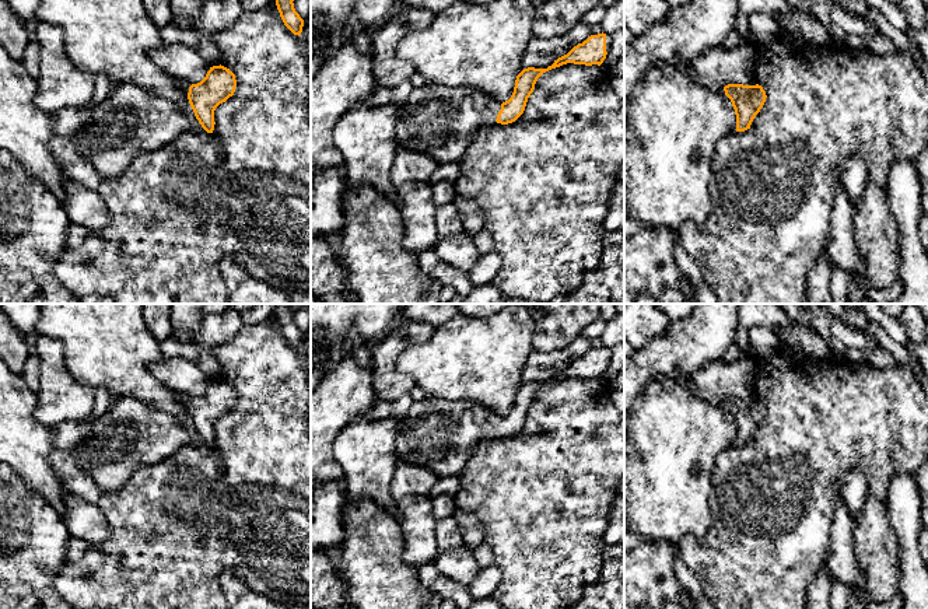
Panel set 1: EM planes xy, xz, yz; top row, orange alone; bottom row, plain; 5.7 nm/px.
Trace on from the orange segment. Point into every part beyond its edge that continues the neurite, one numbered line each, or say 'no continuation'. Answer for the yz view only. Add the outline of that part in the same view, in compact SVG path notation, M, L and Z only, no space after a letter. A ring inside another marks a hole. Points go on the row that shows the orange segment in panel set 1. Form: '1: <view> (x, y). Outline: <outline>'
no continuation

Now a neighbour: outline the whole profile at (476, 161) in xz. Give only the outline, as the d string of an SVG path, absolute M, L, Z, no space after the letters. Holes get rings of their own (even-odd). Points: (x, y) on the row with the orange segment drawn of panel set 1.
M567 63L543 73L523 113L512 123L481 127L459 161L462 175L454 182L458 197L474 200L484 213L484 230L493 235L493 251L501 256L501 269L491 286L504 300L550 302L578 288L584 276L600 266L607 203L624 164L624 101L607 80L609 69L603 64Z

